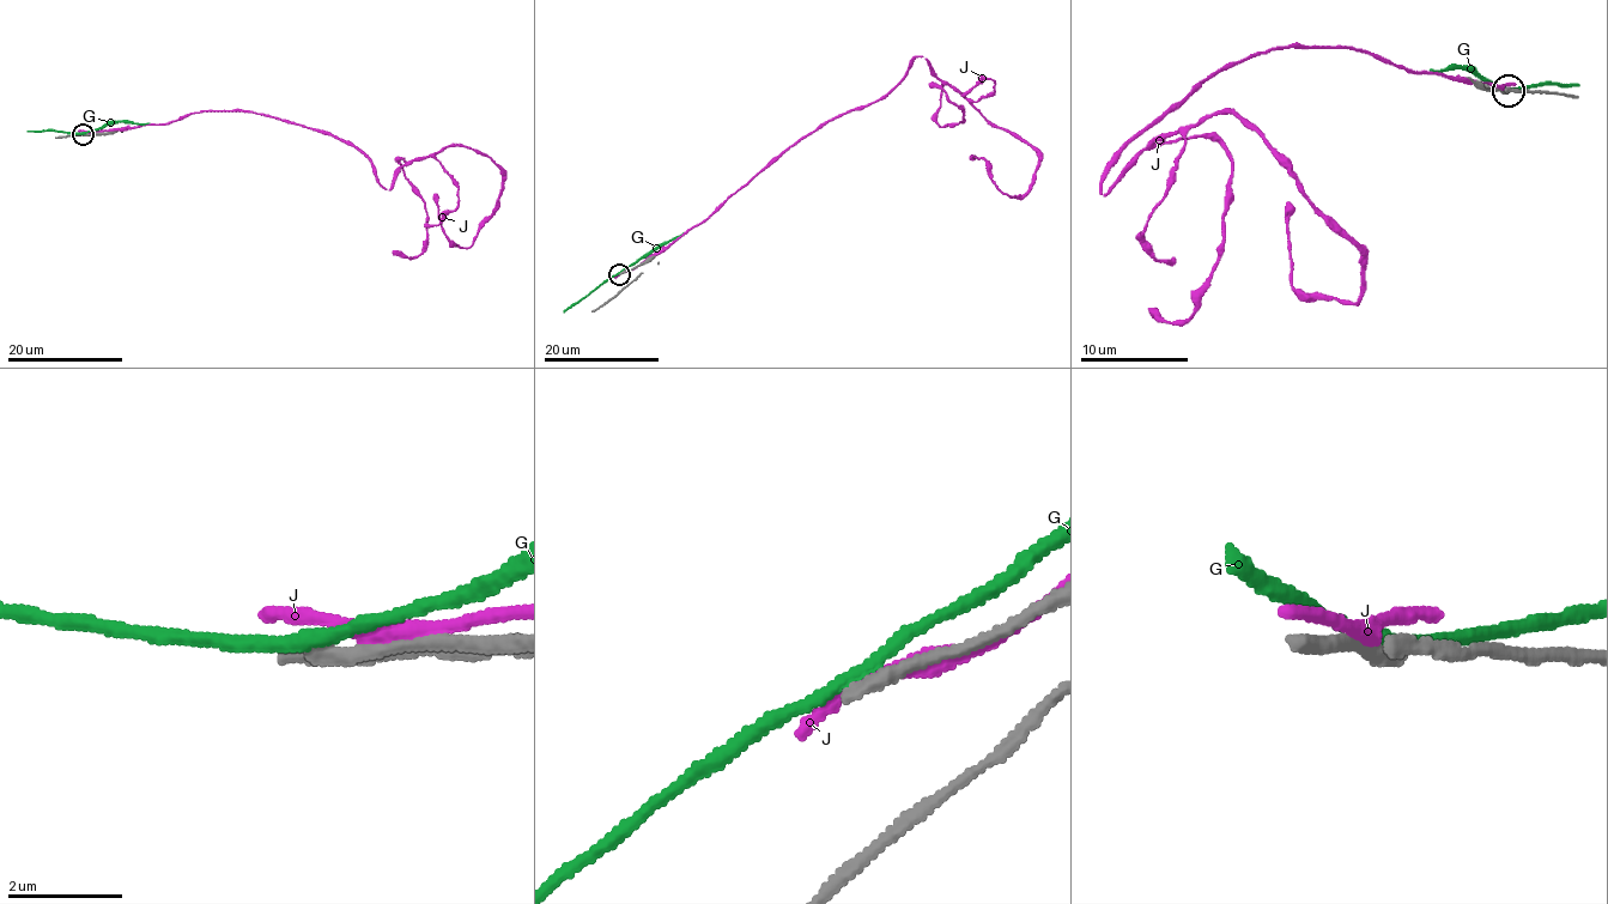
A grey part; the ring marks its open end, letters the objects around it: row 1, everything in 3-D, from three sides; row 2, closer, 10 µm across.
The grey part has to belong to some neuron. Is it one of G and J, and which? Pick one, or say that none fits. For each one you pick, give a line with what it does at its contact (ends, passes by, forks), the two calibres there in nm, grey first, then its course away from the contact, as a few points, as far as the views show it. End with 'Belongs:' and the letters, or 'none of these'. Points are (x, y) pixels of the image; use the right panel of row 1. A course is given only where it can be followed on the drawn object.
Belongs: none of these

